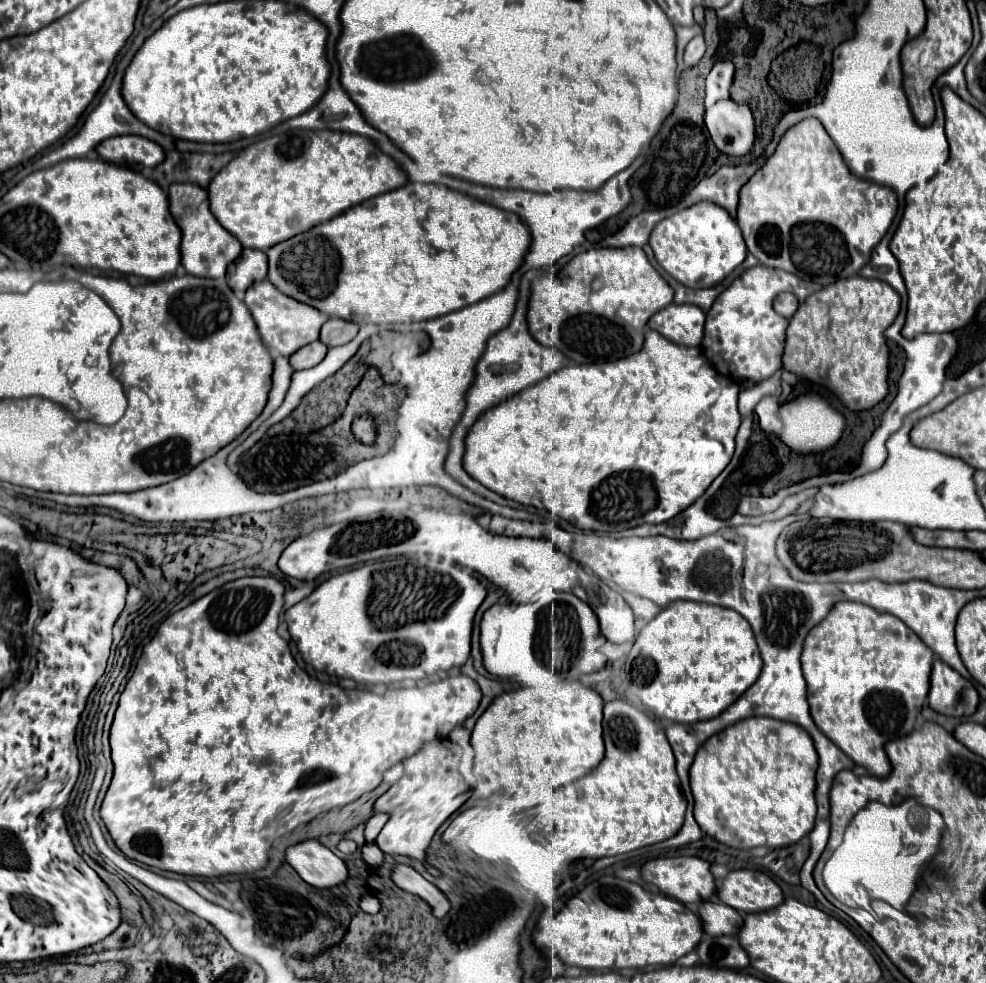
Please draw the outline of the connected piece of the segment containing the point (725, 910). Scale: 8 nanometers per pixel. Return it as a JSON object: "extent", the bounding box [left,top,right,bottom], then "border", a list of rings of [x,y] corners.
{"extent":[698,902,744,936],"border":[[[704,902],[698,910],[702,924],[704,924],[704,932],[710,936],[736,936],[742,928],[744,916],[740,912],[736,912],[734,908],[720,904],[720,902]]]}

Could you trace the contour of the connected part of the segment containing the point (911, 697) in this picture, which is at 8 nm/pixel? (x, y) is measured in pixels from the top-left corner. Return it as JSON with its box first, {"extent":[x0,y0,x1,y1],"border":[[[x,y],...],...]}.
{"extent":[802,602,934,776],"border":[[[838,602],[830,614],[810,630],[804,652],[802,672],[808,682],[808,704],[816,726],[848,754],[858,766],[864,766],[874,776],[888,776],[892,766],[884,752],[884,744],[904,738],[914,730],[916,718],[930,690],[930,672],[934,652],[896,616],[878,612],[860,602]]]}

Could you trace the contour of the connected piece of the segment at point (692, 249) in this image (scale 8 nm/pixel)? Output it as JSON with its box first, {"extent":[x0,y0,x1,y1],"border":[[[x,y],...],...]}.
{"extent":[650,202,748,288],"border":[[[708,202],[688,206],[662,222],[650,234],[650,246],[658,264],[688,288],[710,288],[722,282],[748,254],[746,242],[734,218],[724,208]]]}

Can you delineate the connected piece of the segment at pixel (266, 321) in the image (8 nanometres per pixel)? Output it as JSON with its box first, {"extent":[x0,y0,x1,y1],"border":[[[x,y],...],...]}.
{"extent":[246,280,328,356],"border":[[[262,280],[260,284],[252,284],[252,288],[246,290],[246,306],[250,314],[254,316],[254,322],[258,326],[258,332],[268,348],[272,348],[280,356],[292,356],[302,346],[318,340],[322,324],[328,320],[324,312],[316,312],[316,308],[308,304],[300,304],[298,300],[292,300],[292,296],[284,296],[278,288],[274,288],[268,280]]]}

